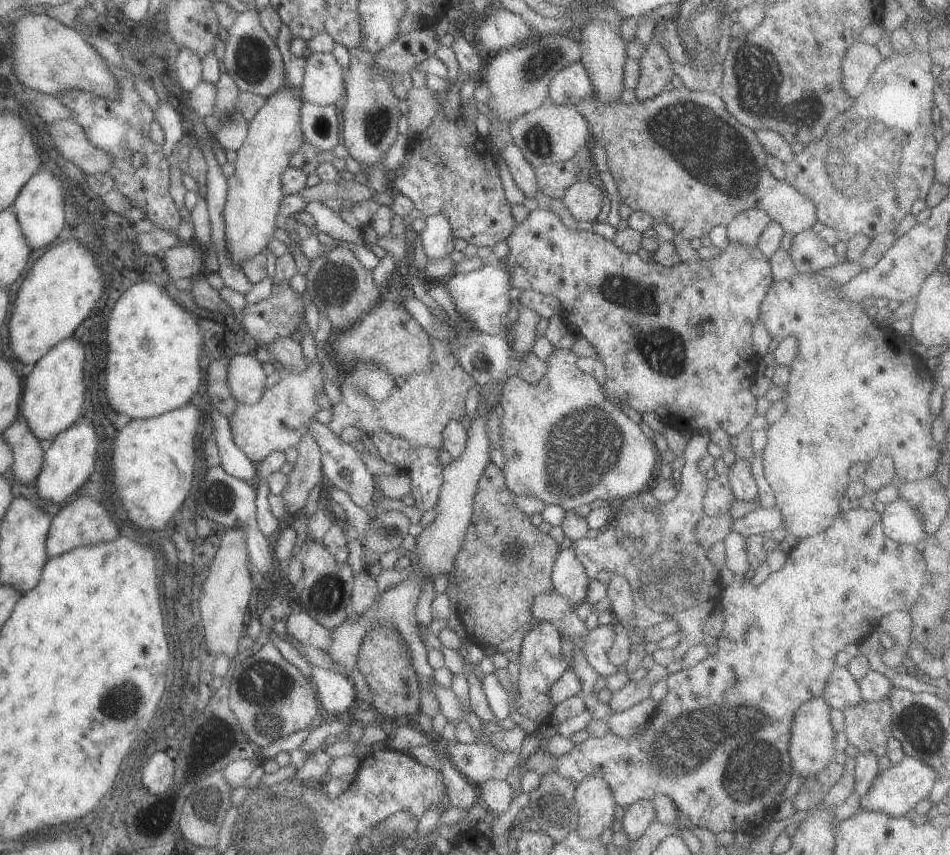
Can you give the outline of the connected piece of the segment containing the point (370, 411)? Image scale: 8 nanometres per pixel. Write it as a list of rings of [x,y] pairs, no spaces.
[[[430,338],[430,343],[430,369],[423,373],[394,377],[394,387],[382,401],[373,402],[373,399],[357,390],[345,374],[338,386],[341,400],[330,407],[329,430],[334,435],[339,435],[347,426],[355,426],[364,434],[385,431],[402,438],[414,448],[431,447],[439,450],[442,446],[443,427],[446,422],[461,420],[461,416],[465,414],[463,399],[475,382],[459,366],[446,343],[434,338]]]

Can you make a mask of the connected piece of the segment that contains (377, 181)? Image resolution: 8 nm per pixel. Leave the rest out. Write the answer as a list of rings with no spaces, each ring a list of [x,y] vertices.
[[[357,47],[348,48],[348,53],[349,65],[343,77],[345,104],[341,112],[341,142],[350,158],[363,168],[359,178],[375,194],[390,186],[385,182],[390,182],[391,174],[380,164],[380,159],[398,134],[396,122],[403,113],[402,102],[391,91],[395,79],[374,69],[374,55]]]

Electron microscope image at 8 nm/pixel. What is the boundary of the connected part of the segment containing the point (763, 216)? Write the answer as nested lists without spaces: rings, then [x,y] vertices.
[[[756,208],[744,210],[736,214],[724,227],[727,240],[729,243],[753,247],[770,221],[769,215],[763,210]]]

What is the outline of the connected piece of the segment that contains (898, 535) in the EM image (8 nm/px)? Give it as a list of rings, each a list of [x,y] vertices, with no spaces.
[[[897,498],[887,503],[880,514],[880,527],[883,534],[899,544],[915,544],[925,538],[922,523],[914,508],[903,499]]]

